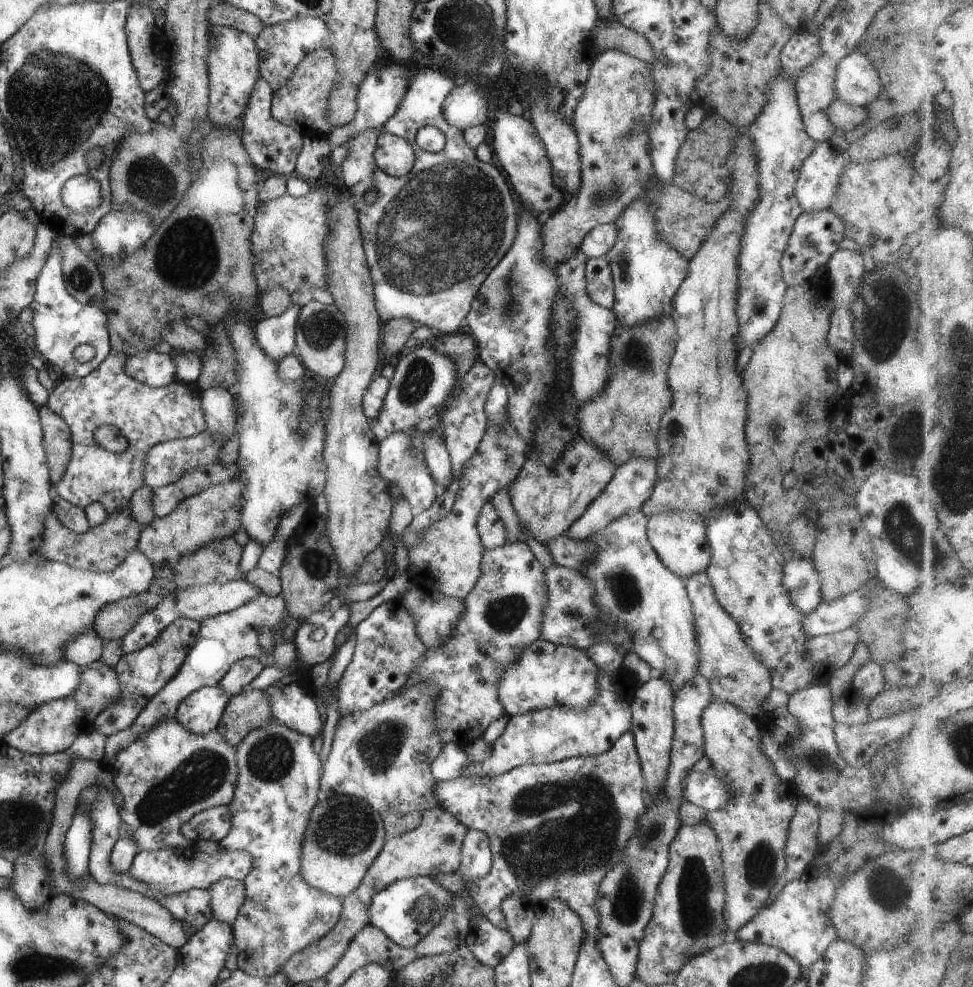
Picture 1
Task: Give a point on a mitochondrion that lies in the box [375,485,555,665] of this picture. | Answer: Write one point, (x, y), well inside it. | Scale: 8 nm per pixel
(504, 615)

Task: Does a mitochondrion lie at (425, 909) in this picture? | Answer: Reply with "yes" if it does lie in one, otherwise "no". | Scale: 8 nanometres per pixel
yes

